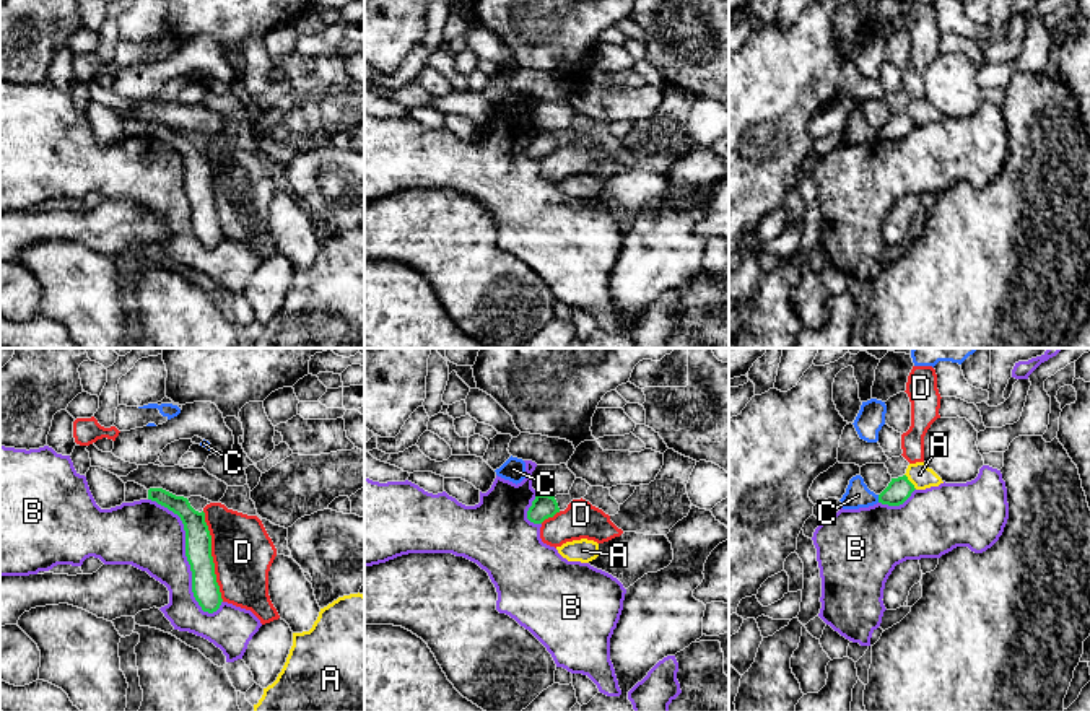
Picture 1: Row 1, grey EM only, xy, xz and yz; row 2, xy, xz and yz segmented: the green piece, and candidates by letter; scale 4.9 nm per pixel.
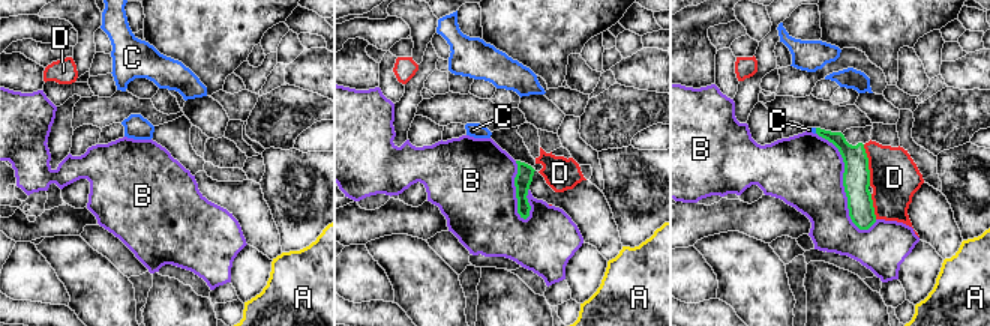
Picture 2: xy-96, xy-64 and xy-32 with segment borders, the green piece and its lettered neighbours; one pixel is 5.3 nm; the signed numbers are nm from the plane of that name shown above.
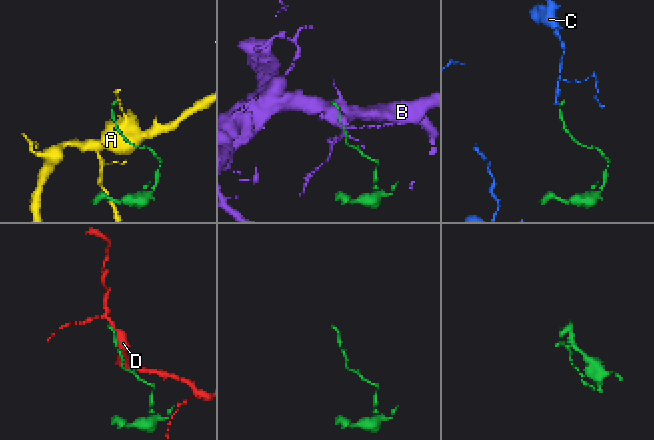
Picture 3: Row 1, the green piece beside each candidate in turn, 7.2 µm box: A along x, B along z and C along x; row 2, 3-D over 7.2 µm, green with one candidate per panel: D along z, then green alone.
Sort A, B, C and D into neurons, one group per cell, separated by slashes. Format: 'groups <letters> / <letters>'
groups A / B / C / D

